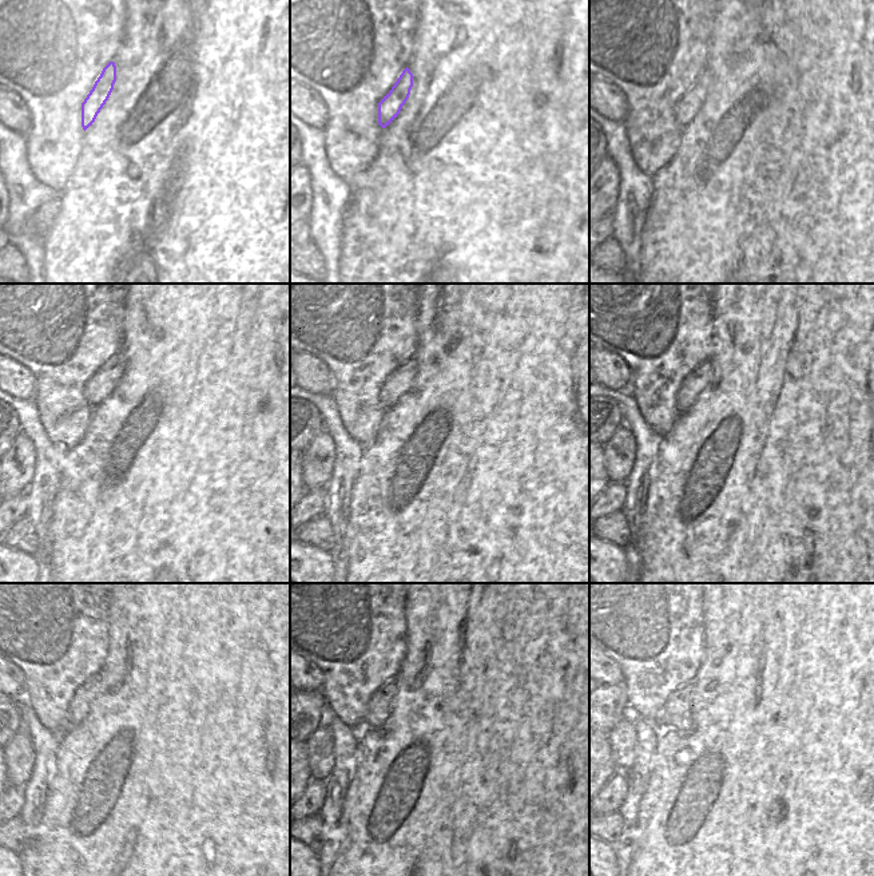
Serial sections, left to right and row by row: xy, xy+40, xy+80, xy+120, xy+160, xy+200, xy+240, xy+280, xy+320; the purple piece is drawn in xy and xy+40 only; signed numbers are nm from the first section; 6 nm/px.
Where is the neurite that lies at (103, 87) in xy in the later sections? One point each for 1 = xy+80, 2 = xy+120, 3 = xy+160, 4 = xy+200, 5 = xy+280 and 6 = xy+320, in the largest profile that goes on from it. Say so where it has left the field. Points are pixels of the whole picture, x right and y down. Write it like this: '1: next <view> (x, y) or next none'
1: next xy+80 (690, 103)
2: next xy+120 (98, 388)
3: next xy+160 (400, 381)
4: next xy+200 (692, 384)
5: next xy+280 (380, 704)
6: next xy+320 (675, 714)

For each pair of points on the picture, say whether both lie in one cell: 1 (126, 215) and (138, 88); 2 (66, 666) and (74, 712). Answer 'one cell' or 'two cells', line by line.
1: one cell
2: two cells

